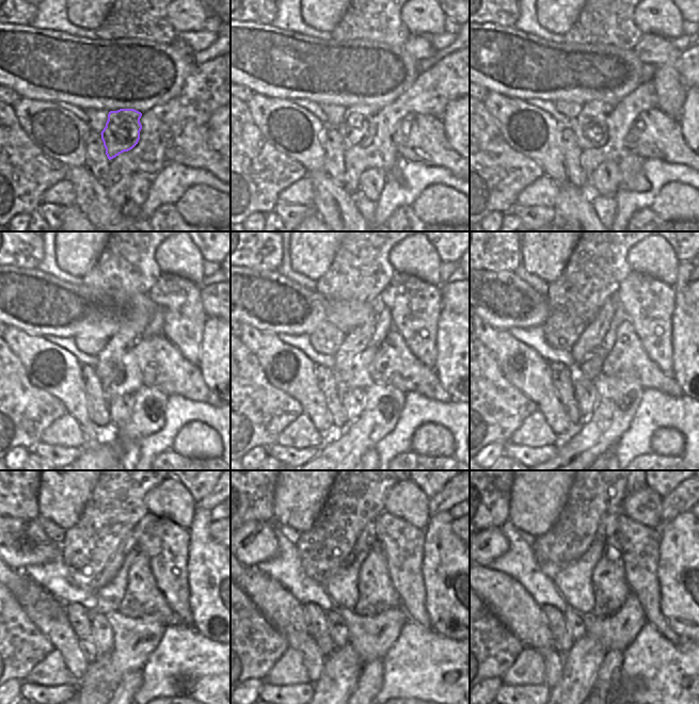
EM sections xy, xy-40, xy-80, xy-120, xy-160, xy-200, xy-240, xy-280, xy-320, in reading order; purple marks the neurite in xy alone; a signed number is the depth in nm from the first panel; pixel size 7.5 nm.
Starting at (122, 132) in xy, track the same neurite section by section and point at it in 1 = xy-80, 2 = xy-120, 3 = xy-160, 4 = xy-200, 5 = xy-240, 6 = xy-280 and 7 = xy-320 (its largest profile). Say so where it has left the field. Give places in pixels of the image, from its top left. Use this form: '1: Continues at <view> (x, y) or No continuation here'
1: Continues at xy-80 (589, 127)
2: Continues at xy-120 (109, 368)
3: Continues at xy-160 (356, 340)
4: Continues at xy-200 (593, 334)
5: Continues at xy-240 (112, 568)
6: Continues at xy-280 (366, 540)
7: Continues at xy-320 (606, 528).

